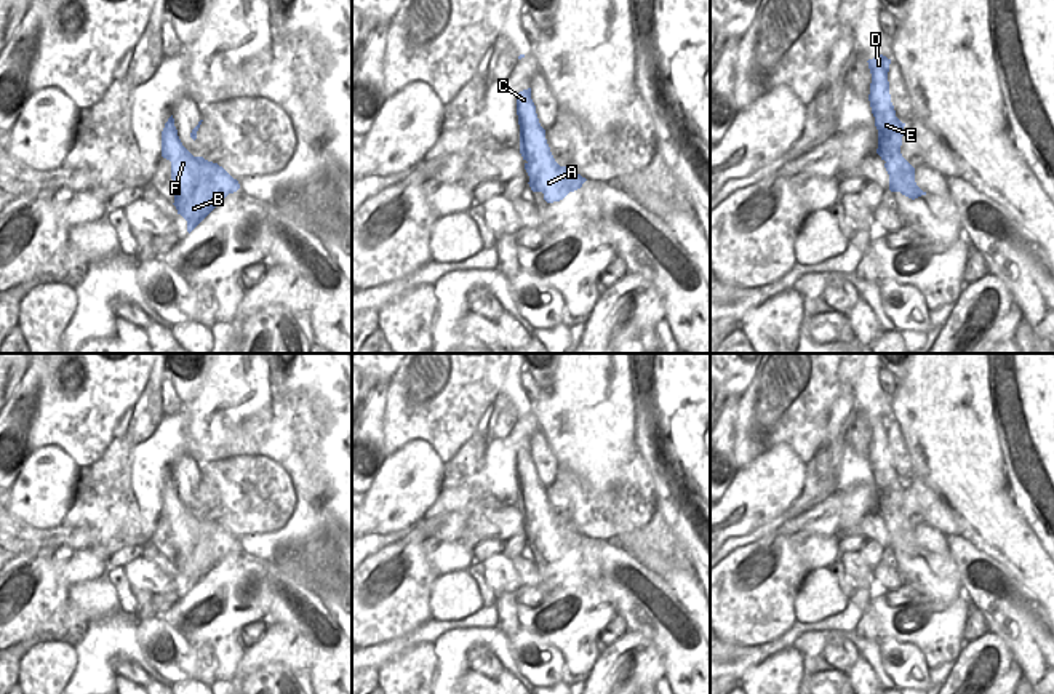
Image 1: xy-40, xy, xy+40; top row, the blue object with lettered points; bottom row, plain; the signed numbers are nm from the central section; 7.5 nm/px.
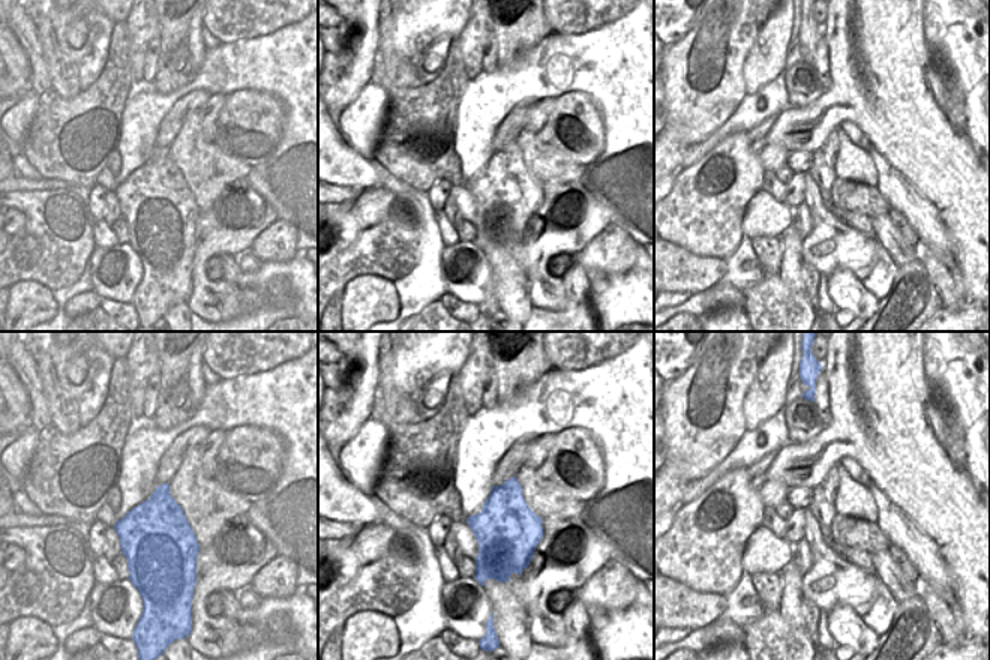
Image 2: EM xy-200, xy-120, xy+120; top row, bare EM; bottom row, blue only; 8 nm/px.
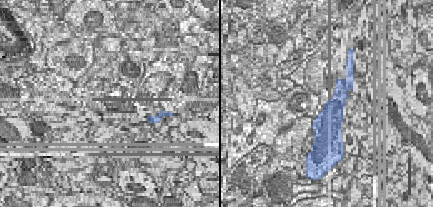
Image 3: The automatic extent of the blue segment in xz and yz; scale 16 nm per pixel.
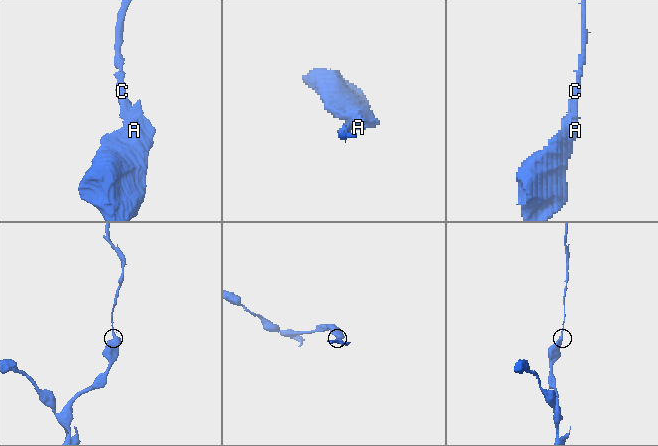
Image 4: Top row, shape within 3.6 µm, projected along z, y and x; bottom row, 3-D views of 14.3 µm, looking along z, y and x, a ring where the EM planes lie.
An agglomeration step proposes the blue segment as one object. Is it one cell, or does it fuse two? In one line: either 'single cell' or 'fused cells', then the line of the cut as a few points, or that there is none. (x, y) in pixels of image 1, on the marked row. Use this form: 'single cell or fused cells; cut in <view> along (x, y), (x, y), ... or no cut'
fused cells; cut in xy along (546, 141), (533, 152), (528, 162)

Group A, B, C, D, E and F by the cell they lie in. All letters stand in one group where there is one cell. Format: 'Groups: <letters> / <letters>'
Groups: A B F / C D E.

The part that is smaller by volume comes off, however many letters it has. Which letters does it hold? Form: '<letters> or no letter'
C, D, E

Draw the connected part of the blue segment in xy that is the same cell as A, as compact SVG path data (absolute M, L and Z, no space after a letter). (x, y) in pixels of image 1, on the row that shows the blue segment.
M549 144L537 147L533 152L533 160L525 163L525 170L529 176L529 187L533 192L542 192L547 203L563 200L569 192L582 187L587 181L571 166L560 166Z

